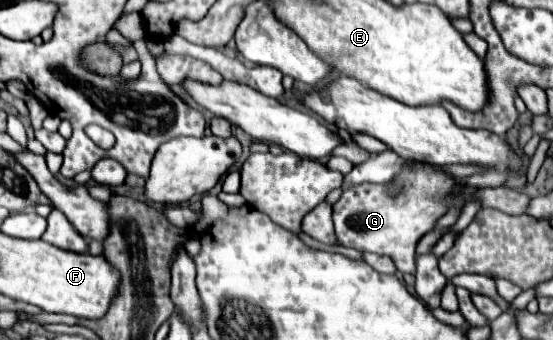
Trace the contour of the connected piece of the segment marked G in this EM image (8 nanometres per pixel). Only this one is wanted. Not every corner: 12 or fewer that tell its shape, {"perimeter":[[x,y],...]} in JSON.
{"perimeter":[[405,162],[385,184],[333,204],[341,246],[393,256],[415,274],[415,246],[449,210],[457,182]]}

